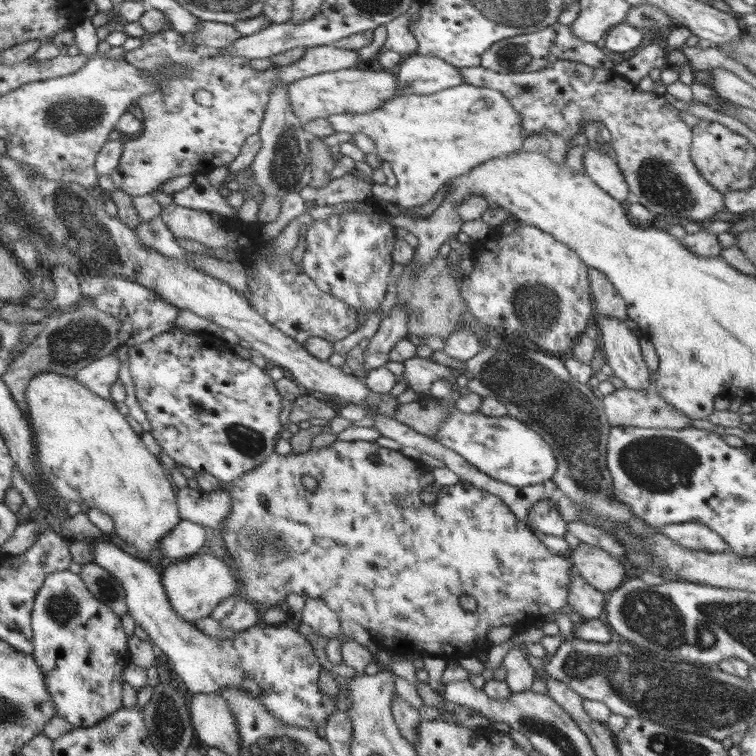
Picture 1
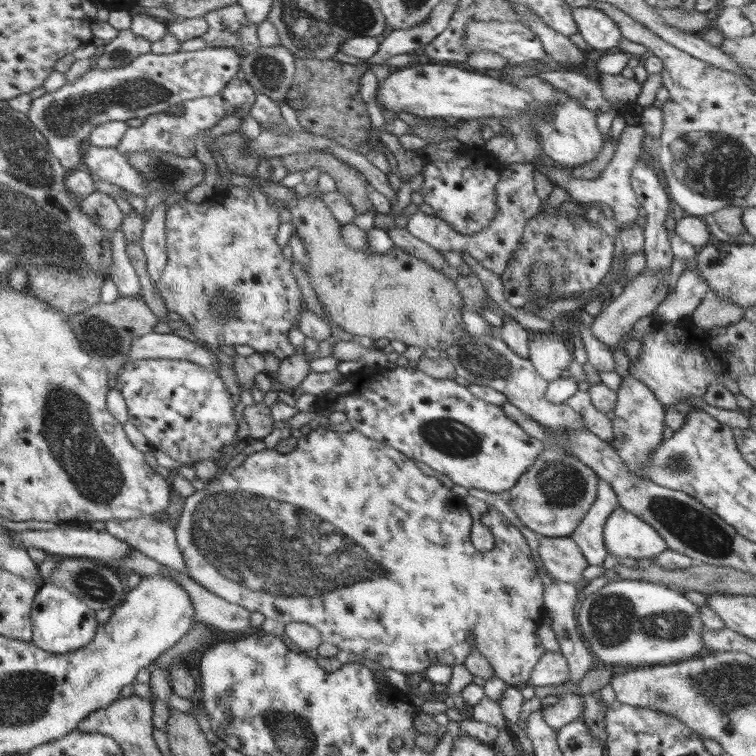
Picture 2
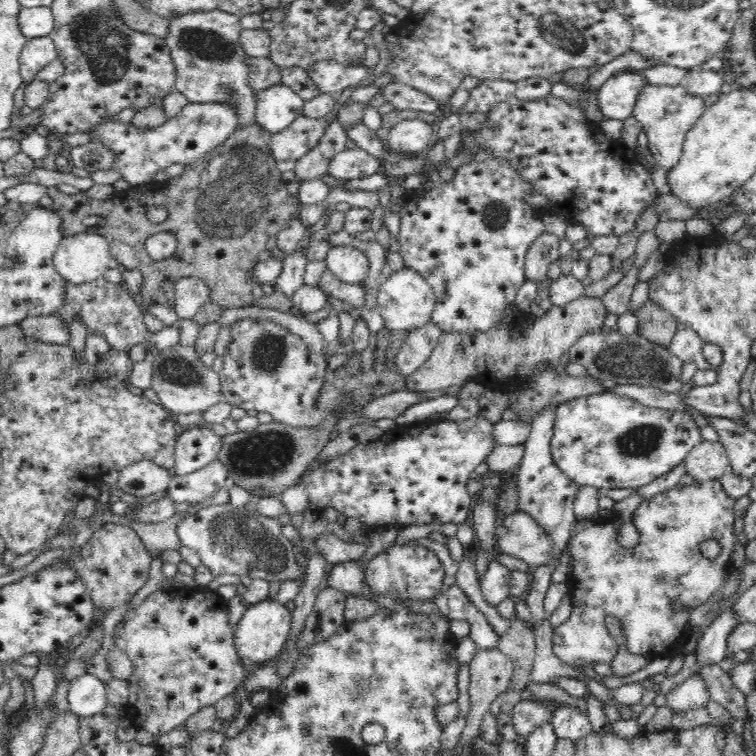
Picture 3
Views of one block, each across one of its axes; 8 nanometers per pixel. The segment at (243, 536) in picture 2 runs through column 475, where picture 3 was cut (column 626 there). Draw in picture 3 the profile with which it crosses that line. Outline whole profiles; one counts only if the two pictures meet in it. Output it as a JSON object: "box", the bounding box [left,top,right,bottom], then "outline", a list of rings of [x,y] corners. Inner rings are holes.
{"box":[552,480,738,667],"outline":[[[721,480],[708,482],[694,481],[690,486],[676,486],[644,499],[634,511],[632,522],[640,535],[640,542],[634,550],[624,550],[618,546],[618,530],[622,526],[622,517],[612,514],[609,519],[588,521],[577,519],[572,527],[568,542],[568,556],[571,557],[571,576],[568,587],[572,600],[570,616],[566,622],[555,628],[552,637],[552,650],[564,664],[573,667],[587,667],[592,664],[610,664],[618,652],[614,638],[608,633],[606,618],[614,616],[621,622],[626,636],[626,646],[632,654],[640,654],[648,661],[666,656],[671,659],[682,653],[691,633],[689,633],[690,612],[718,590],[723,590],[726,574],[734,569],[732,552],[738,543],[735,535],[735,500],[724,491]],[[715,540],[722,552],[715,560],[700,556],[700,543]],[[678,600],[684,604],[684,610],[672,609],[670,602]]]}

